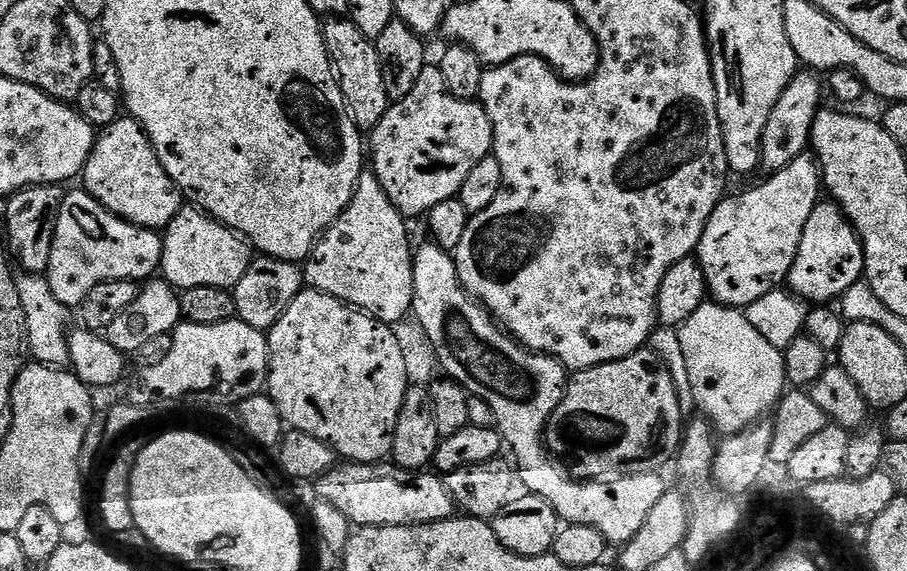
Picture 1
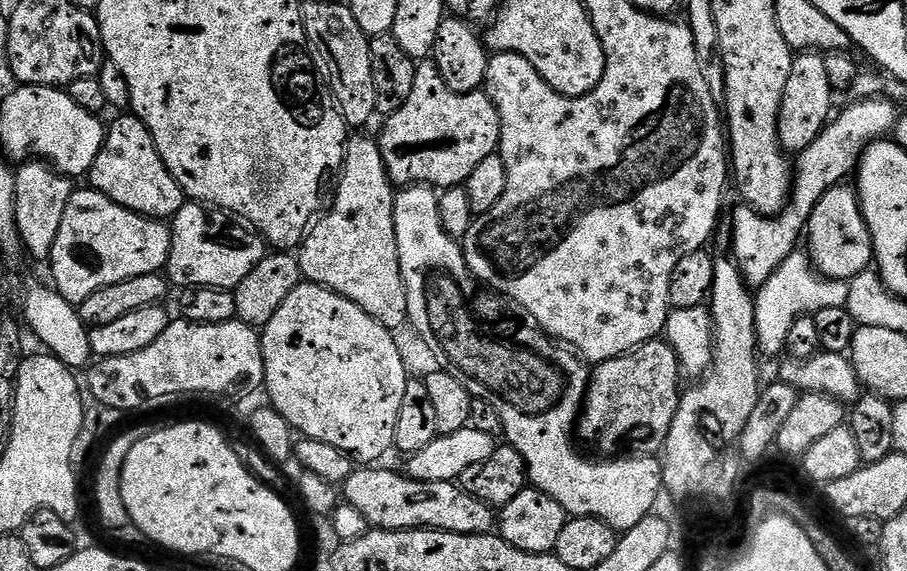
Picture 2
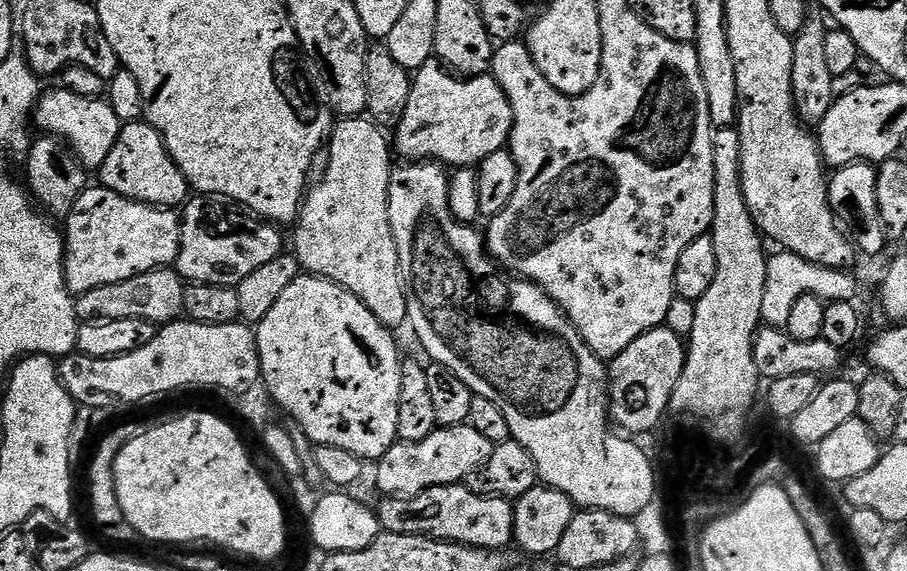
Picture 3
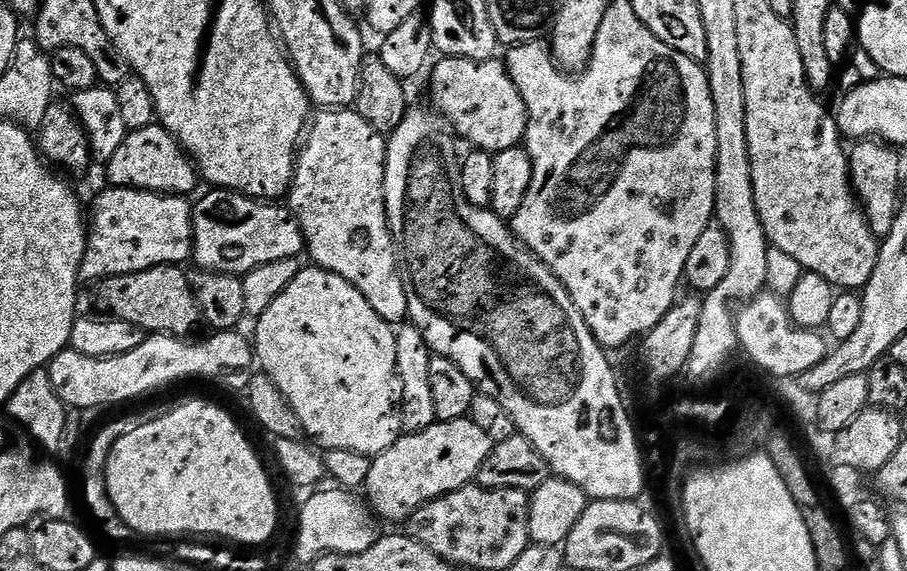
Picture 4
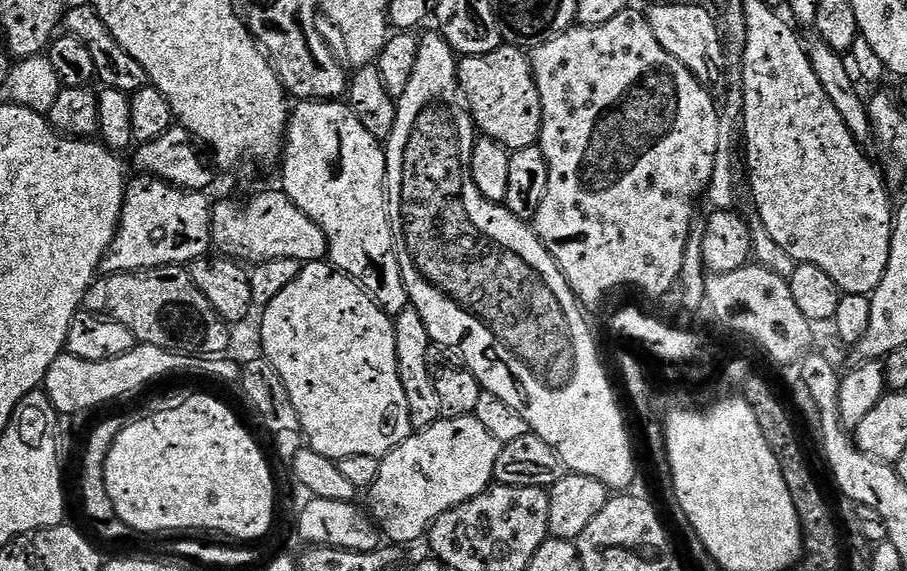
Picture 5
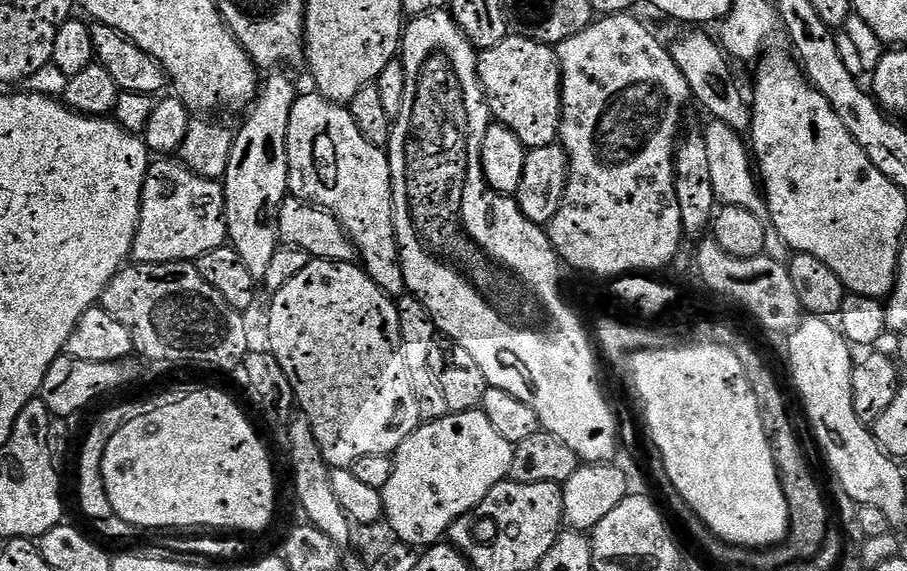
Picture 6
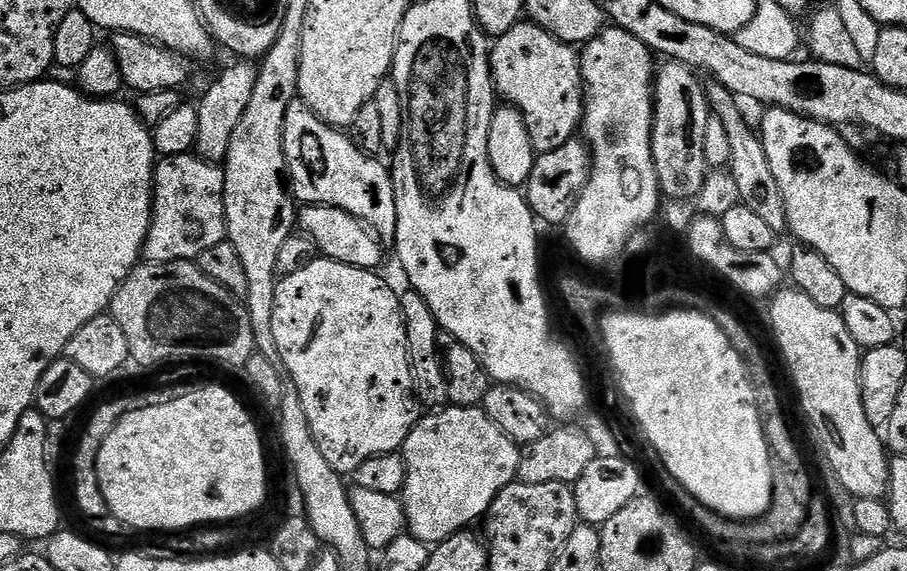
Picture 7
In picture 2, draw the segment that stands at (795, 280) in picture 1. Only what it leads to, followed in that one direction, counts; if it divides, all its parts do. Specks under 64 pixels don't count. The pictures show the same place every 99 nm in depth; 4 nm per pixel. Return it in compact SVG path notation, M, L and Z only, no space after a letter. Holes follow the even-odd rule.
M851 183L836 184L822 198L808 219L806 253L817 272L826 279L850 281L873 267L872 239L866 218L860 209L860 198Z

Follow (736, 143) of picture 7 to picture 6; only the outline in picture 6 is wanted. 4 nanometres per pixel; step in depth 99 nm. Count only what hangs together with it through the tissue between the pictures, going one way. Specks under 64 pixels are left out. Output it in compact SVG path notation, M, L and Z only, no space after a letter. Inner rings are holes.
M688 30L684 40L676 40L670 44L670 51L678 70L682 70L682 78L692 91L692 100L700 103L709 112L712 120L721 120L732 127L736 133L744 134L752 127L752 109L749 101L740 92L736 92L736 84L732 81L732 68L729 57L715 39L707 36L704 30Z

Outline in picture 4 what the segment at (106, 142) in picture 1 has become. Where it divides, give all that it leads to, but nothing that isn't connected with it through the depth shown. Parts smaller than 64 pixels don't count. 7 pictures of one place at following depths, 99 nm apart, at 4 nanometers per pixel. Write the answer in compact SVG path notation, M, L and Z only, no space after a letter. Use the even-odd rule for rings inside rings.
M158 122L142 130L129 132L126 142L114 153L106 166L107 183L114 188L133 188L159 192L161 196L191 197L196 188L198 173L192 157L180 147L179 142Z

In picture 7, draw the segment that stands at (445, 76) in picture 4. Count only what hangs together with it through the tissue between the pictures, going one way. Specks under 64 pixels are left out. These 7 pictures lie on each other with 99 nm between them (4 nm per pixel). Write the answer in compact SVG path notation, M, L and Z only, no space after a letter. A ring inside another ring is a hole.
M521 22L495 37L490 59L492 87L505 105L520 111L536 153L566 146L577 135L583 119L583 84L577 49L542 30L542 26Z

